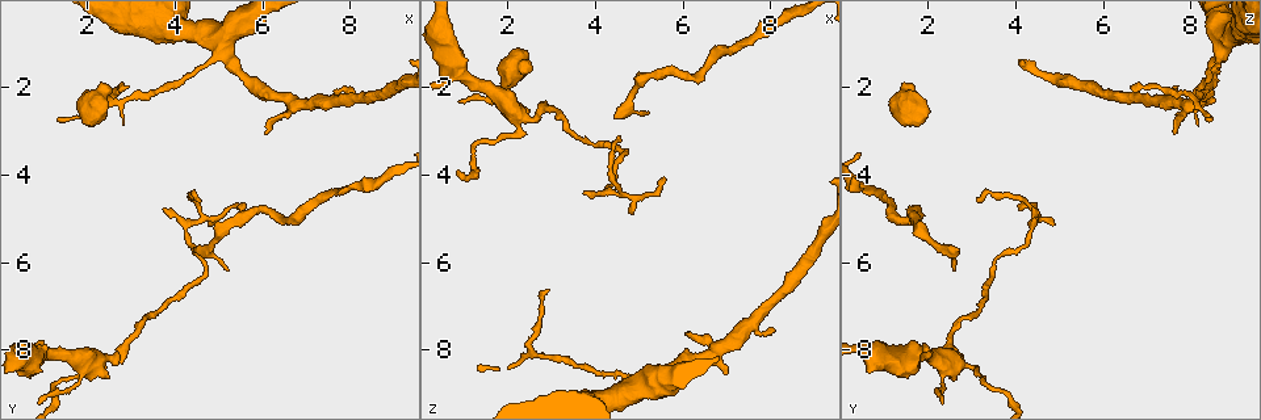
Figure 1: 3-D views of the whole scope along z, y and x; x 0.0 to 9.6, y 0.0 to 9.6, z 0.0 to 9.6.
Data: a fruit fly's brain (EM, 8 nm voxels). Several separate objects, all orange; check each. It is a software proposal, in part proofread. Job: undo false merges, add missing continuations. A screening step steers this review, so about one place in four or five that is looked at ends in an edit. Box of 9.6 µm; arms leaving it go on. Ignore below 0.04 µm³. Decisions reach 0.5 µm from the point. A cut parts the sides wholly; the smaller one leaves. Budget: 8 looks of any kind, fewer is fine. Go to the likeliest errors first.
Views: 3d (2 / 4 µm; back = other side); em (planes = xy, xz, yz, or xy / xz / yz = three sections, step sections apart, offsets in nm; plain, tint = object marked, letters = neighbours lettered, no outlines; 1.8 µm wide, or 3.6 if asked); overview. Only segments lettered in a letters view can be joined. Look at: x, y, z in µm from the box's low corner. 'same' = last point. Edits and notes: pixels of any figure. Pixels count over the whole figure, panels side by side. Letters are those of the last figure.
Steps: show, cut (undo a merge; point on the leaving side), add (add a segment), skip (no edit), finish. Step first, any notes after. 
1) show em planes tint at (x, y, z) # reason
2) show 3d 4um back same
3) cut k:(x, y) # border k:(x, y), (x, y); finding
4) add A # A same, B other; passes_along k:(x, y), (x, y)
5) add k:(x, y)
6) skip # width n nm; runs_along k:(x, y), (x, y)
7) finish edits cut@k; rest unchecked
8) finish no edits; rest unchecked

show 3d 4um at (2.55, 2.05, 1.70) # an open end

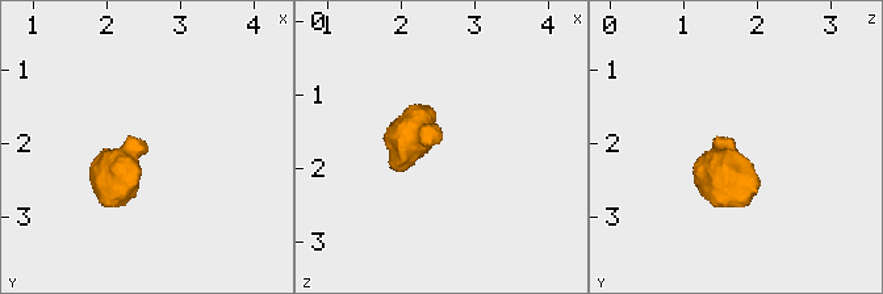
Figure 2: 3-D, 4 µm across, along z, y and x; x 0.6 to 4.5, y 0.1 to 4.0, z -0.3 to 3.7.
show em 3.6um yz step 8 letters at (2.50, 2.10, 1.65)

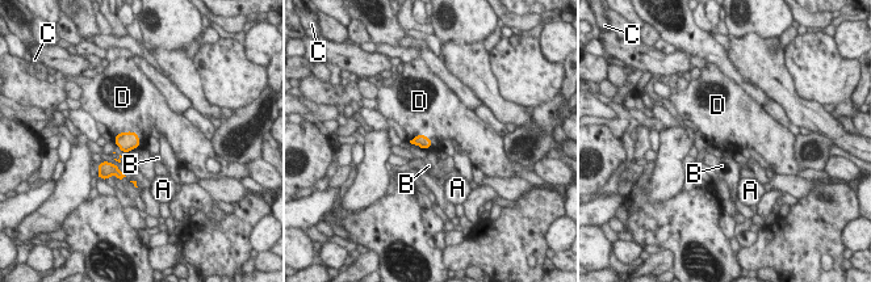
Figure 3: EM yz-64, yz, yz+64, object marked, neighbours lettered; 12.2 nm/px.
add D # A other, B other, C other, D same; passes_along 3:(128, 140), (133, 133), (137, 113); it goes on there

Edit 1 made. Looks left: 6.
show overview

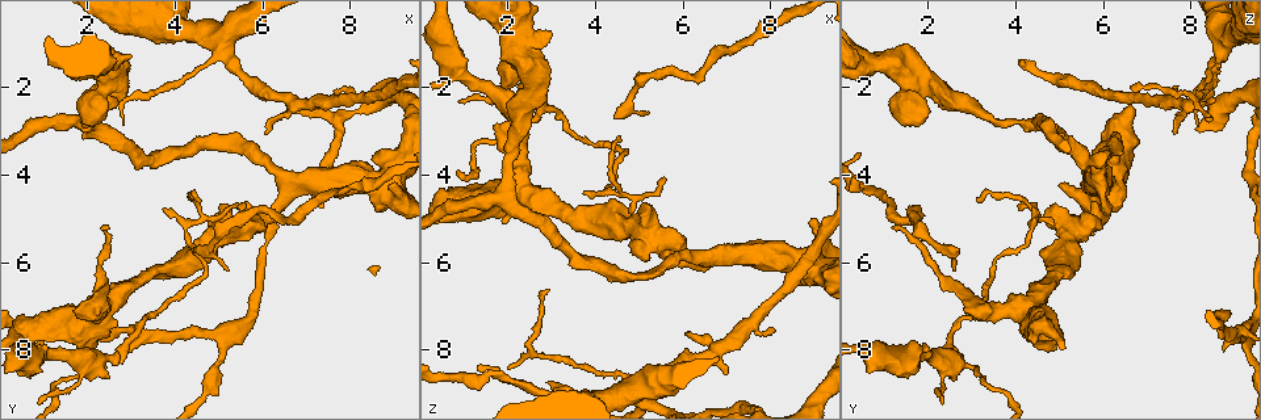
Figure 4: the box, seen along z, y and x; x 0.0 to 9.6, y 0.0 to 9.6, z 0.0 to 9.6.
show 3d 4um at (5.25, 6.25, 2.65) # thin end

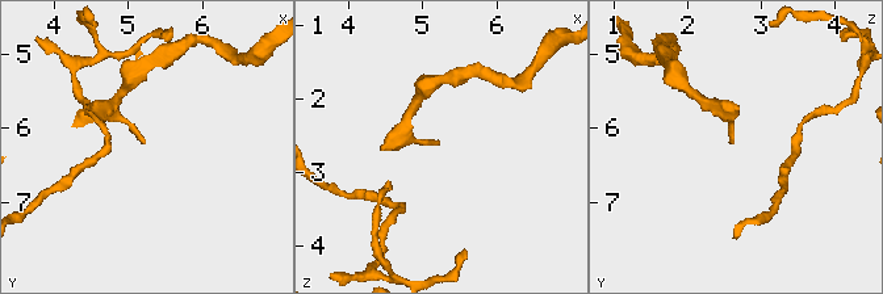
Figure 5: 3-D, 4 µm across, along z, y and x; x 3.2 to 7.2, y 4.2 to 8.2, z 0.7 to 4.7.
show em planes letters at (5.20, 6.20, 2.60)

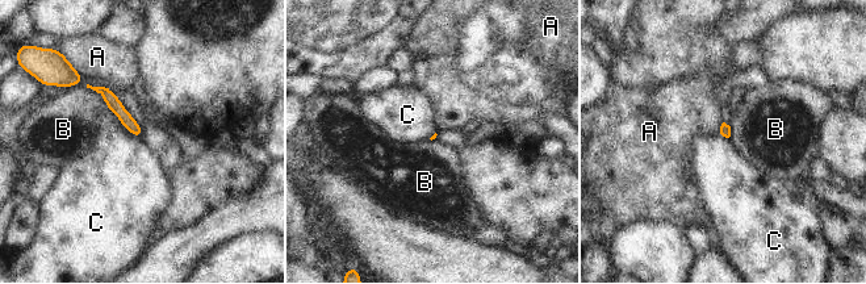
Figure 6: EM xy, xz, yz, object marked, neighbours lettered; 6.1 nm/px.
skip # A other, B other, C other; runs_along 6:(100, 90), (138, 133); none of them fits

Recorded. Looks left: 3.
show em 3.6um xy step 16 letters at (4.60, 1.55, 8.55)

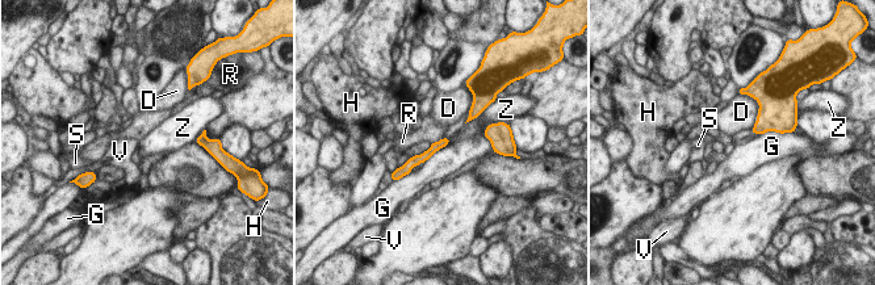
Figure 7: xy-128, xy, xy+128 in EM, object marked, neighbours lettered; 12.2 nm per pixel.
skip # D other, G other, H other, R other, S other, V other, Z other; border 7:(477, 116), (465, 124); one neuron here

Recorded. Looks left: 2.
finish edits add@3; rest unchecked

